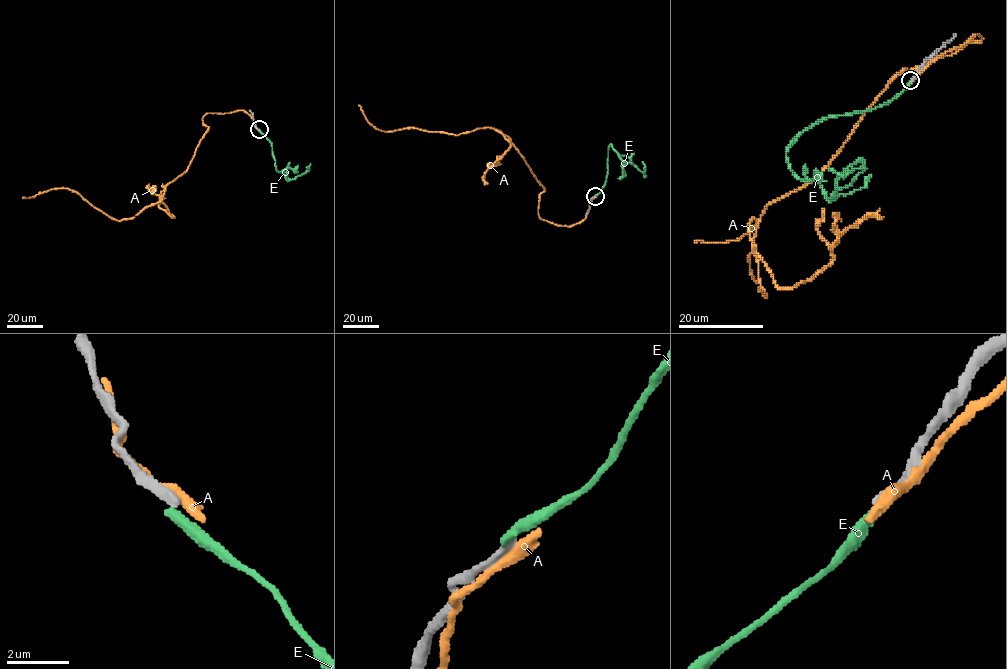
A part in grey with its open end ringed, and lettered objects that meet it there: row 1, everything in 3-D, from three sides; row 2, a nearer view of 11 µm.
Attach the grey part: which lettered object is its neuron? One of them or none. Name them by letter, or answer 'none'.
none

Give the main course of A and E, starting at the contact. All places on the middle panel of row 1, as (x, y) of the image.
A: (593, 198), (579, 223), (542, 220), (545, 189), (499, 130), (382, 131), (359, 105)
E: (594, 196), (606, 182), (611, 143), (624, 162), (631, 162), (644, 175), (642, 161)

